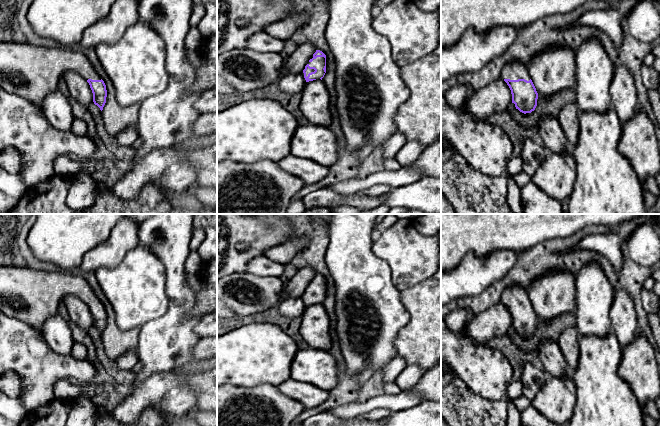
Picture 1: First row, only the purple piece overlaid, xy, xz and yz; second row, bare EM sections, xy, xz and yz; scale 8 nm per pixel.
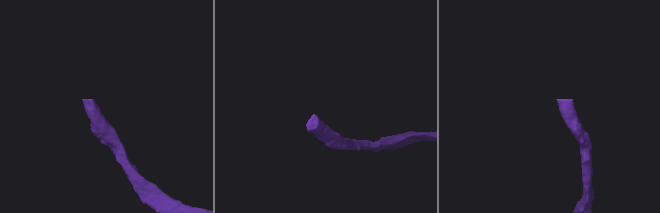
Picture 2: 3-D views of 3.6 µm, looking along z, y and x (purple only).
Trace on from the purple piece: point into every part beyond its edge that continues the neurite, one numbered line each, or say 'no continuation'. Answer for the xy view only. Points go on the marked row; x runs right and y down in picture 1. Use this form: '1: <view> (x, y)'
1: xy (30, 71)

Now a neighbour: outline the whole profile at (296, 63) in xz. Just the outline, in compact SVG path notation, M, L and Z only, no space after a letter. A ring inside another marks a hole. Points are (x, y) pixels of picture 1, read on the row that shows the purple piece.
M310 42L300 44L297 50L284 62L280 70L280 77L302 73L316 50L315 46Z

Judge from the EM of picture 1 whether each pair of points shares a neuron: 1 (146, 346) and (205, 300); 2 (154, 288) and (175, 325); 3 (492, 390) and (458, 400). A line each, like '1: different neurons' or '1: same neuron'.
1: different neurons
2: different neurons
3: different neurons

